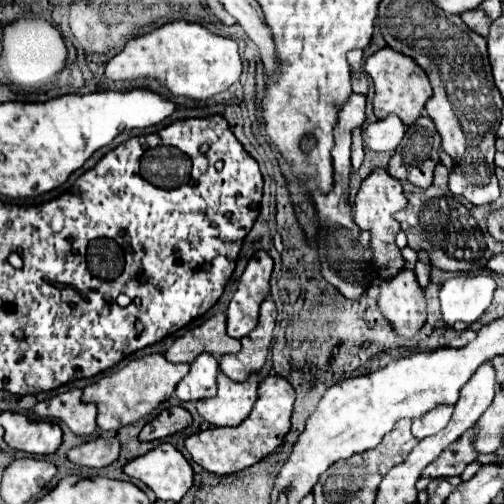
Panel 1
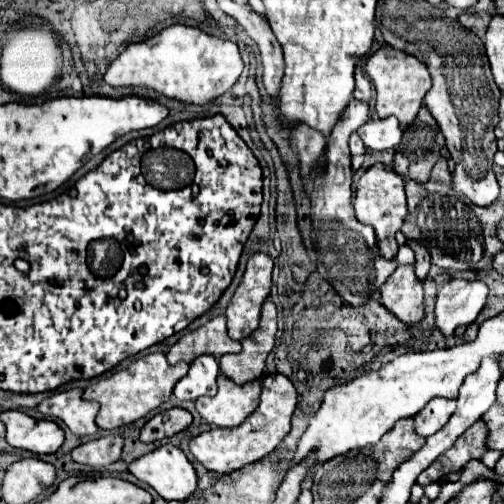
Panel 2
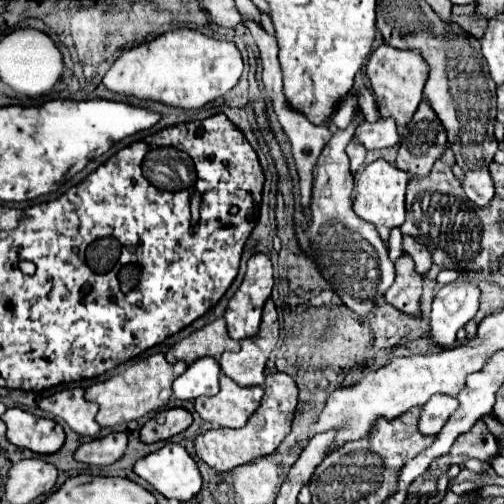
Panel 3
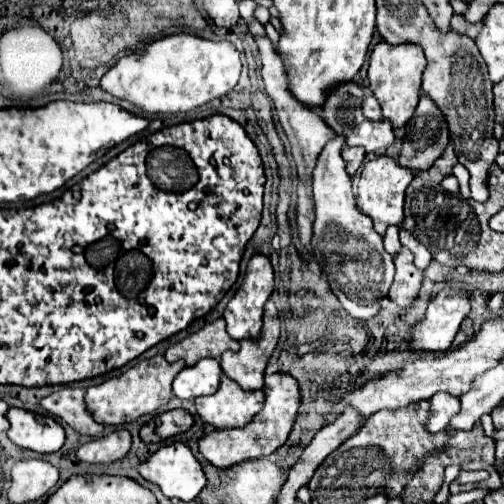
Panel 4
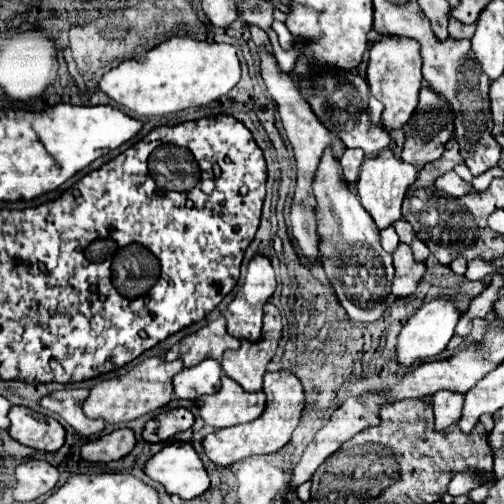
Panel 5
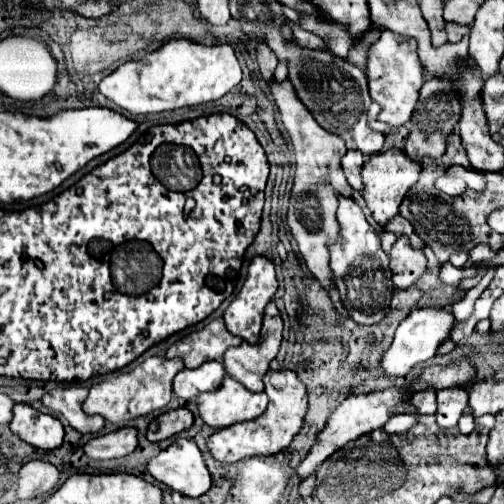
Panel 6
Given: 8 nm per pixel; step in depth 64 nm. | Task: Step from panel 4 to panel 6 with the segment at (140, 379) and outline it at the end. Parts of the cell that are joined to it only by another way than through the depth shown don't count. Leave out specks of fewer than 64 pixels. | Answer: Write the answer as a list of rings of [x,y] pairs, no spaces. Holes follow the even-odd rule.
[[[152,356],[146,358],[140,366],[136,366],[134,370],[120,374],[116,378],[108,378],[104,382],[92,384],[90,394],[84,402],[84,412],[88,414],[100,414],[106,420],[114,422],[114,424],[124,424],[132,418],[138,416],[146,416],[154,410],[164,408],[170,398],[172,398],[172,380],[174,376],[184,370],[184,362],[176,356],[176,358],[160,358],[160,356]]]

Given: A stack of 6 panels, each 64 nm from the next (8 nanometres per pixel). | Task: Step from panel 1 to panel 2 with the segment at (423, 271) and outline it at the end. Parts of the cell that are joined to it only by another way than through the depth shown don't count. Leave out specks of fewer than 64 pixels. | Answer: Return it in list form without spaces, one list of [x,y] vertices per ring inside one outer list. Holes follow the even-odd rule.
[[[408,240],[406,246],[412,248],[412,252],[414,252],[414,256],[416,256],[416,264],[414,264],[414,266],[416,266],[416,276],[418,276],[420,280],[424,280],[424,278],[428,276],[428,270],[430,270],[430,256],[428,256],[426,248],[420,246],[420,244],[414,242],[414,240]]]

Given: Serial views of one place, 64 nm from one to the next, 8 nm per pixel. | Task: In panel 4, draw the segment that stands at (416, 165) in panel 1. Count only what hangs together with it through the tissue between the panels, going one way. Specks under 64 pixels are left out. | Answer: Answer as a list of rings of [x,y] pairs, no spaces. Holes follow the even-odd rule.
[[[424,94],[412,120],[404,126],[404,144],[398,164],[416,172],[428,170],[434,160],[442,156],[448,142],[450,132],[444,114],[440,114],[436,102]]]

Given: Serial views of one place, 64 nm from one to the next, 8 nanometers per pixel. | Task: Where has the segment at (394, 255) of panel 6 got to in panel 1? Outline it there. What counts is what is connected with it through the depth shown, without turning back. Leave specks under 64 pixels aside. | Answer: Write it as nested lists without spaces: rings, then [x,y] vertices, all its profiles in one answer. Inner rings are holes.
[[[406,268],[392,280],[380,282],[378,308],[400,336],[414,336],[414,332],[426,320],[426,300],[424,290],[420,288],[412,270]]]

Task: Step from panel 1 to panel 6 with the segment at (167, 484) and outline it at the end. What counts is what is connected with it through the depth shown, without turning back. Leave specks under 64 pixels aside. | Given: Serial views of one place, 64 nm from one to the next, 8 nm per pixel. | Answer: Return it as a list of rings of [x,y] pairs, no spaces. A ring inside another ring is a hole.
[[[186,438],[174,440],[148,462],[148,472],[184,496],[202,496],[210,490],[210,472],[200,448]]]

